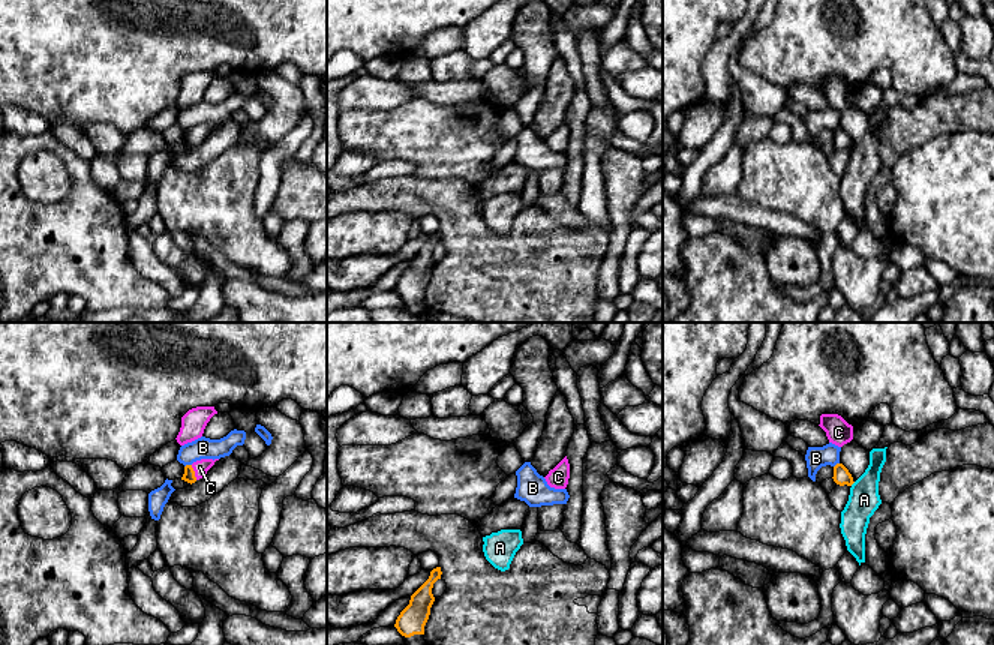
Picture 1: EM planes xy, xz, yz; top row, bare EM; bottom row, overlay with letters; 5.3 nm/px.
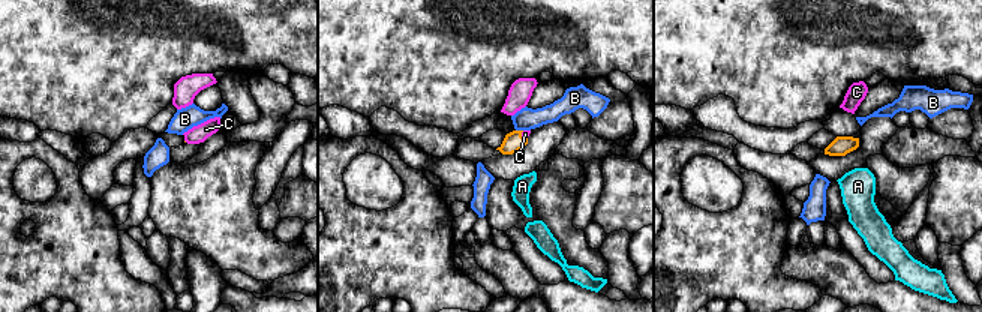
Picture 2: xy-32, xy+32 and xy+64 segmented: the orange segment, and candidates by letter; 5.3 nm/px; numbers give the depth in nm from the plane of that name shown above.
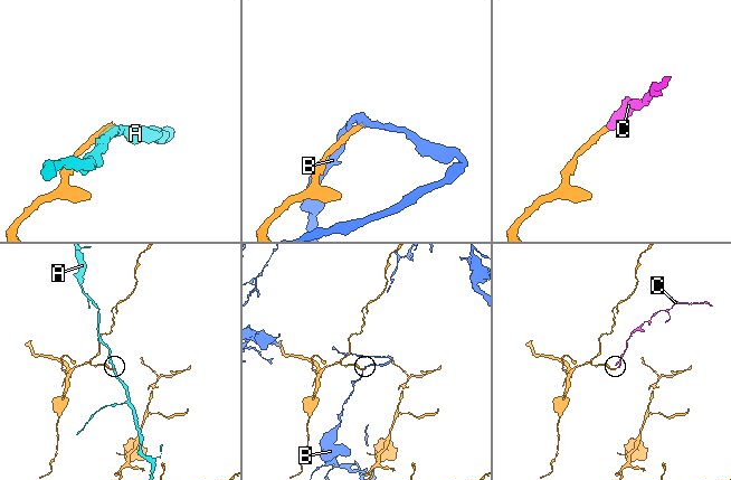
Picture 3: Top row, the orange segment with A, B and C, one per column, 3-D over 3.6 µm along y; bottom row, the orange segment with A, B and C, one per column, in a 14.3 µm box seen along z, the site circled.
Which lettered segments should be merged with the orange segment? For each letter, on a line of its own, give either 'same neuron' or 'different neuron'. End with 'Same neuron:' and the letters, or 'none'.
A: different neuron
B: different neuron
C: same neuron
Same neuron: C

